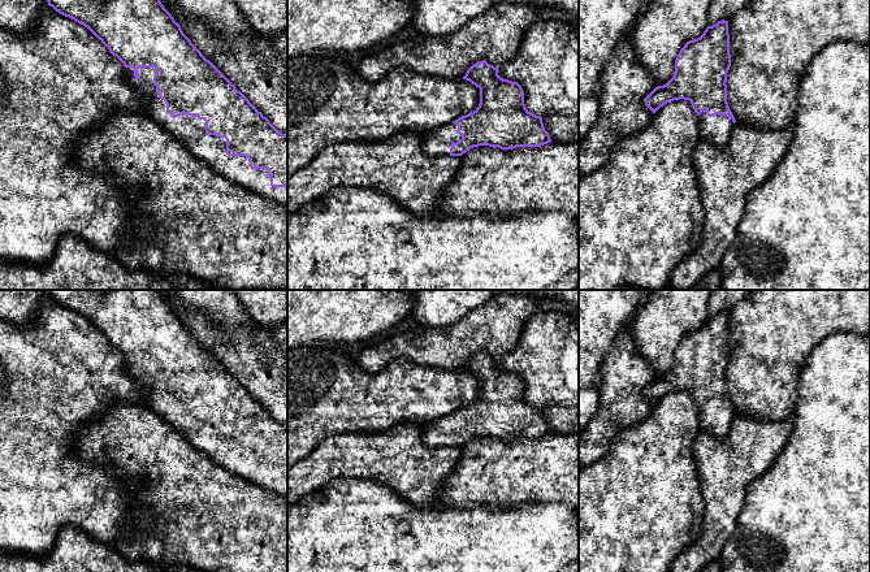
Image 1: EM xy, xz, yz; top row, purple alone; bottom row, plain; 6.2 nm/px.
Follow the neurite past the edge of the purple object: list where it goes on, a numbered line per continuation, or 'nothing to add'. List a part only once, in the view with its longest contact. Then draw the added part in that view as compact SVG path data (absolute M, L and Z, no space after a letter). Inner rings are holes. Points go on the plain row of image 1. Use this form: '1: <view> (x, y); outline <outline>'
1: xy (190, 421); outline M126 359L127 373L140 380L148 389L146 407L155 412L161 421L174 426L194 447L204 451L228 472L287 497L287 477L272 478L267 460L251 460L246 447L228 447L226 430L207 426L204 411L189 406L172 408L165 393L159 389L157 378L153 374L155 363L155 359L139 359L140 369L137 370L134 360Z

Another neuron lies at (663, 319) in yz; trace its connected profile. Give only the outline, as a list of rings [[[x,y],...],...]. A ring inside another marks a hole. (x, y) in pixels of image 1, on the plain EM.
[[[652,290],[631,324],[640,354],[649,361],[655,378],[675,364],[675,351],[687,333],[706,321],[714,290]]]

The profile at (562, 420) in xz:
[[[544,407],[544,419],[554,434],[579,434],[577,407]]]

